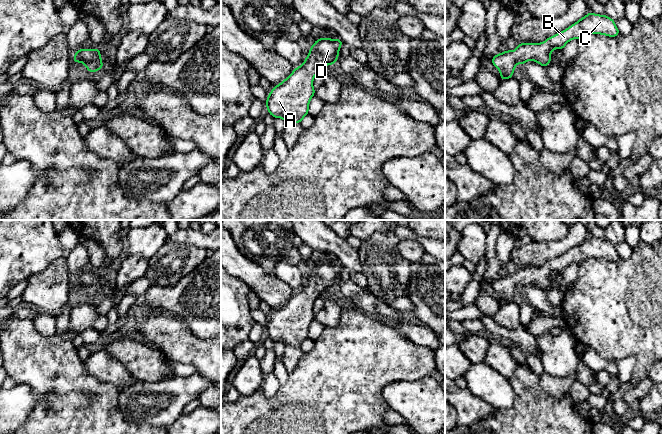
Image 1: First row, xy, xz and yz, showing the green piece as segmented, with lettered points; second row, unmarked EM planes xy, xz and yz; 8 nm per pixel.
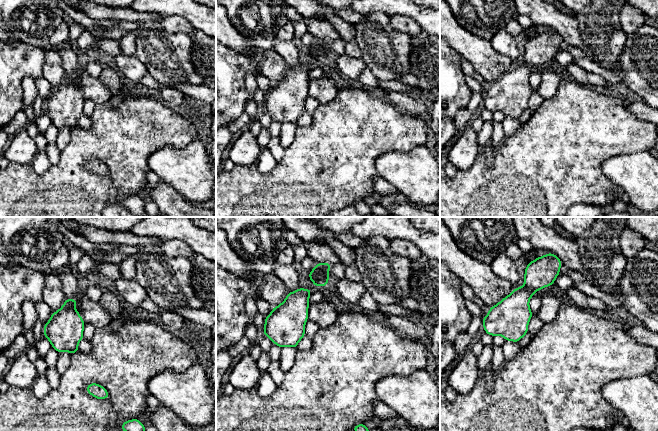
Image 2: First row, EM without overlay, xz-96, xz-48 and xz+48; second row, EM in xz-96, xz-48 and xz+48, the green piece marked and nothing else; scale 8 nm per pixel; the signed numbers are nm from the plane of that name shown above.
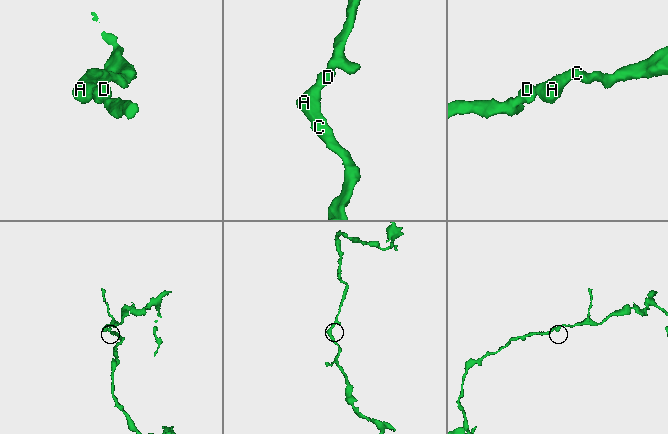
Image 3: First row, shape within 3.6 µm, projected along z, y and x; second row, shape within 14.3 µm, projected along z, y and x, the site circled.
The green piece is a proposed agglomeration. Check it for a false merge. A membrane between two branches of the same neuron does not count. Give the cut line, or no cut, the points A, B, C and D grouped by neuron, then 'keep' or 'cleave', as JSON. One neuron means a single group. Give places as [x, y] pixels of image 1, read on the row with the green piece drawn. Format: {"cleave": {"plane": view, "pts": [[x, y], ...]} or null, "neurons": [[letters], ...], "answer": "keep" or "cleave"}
{"cleave": null, "neurons": [["A", "B", "C", "D"]], "answer": "keep"}

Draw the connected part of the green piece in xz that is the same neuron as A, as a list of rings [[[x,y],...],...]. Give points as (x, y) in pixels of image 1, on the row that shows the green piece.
[[[316,39],[304,63],[268,94],[265,103],[268,113],[285,122],[301,123],[315,95],[313,78],[324,66],[336,64],[342,43],[341,39]]]

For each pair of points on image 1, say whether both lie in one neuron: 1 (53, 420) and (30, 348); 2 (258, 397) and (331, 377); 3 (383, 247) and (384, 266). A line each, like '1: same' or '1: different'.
1: same
2: same
3: same

